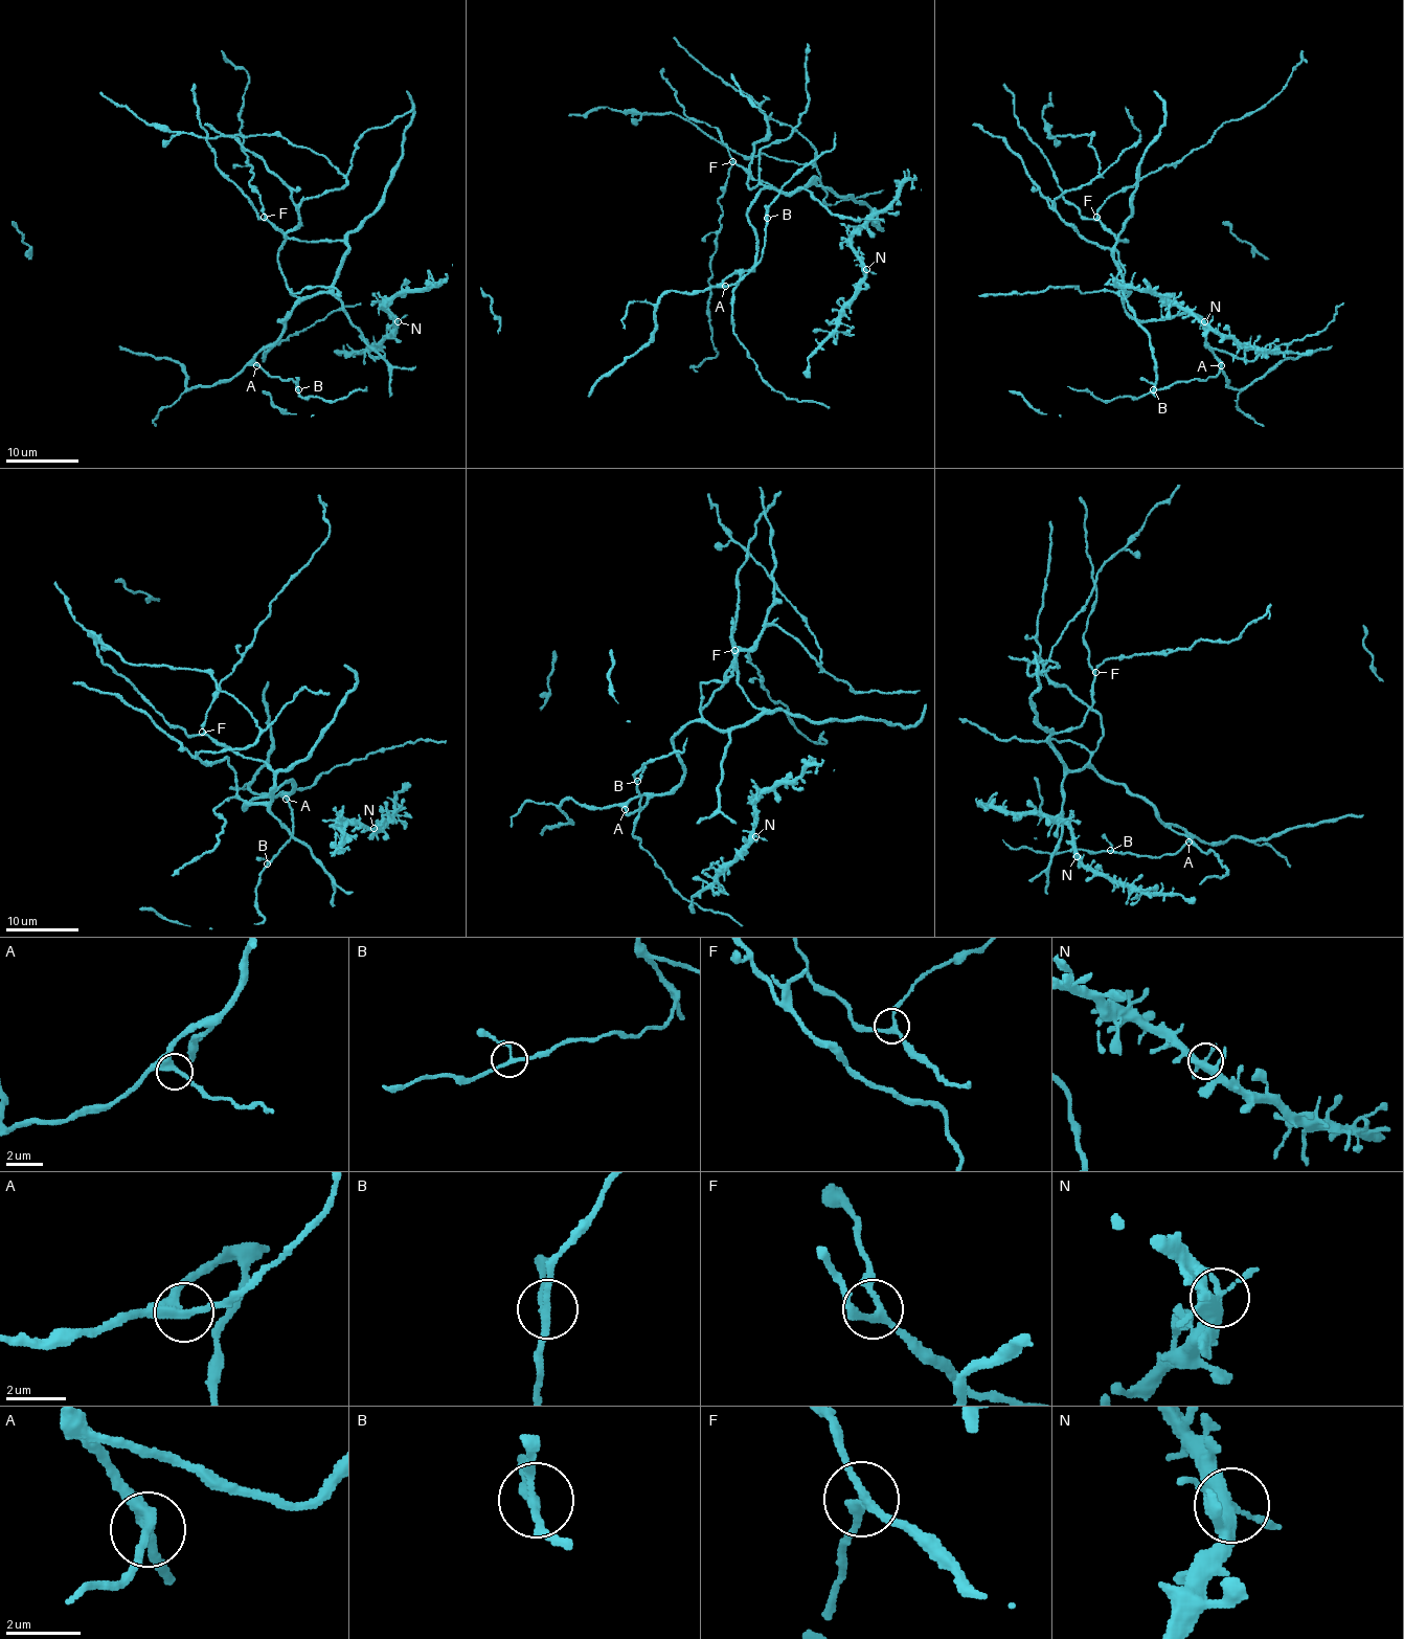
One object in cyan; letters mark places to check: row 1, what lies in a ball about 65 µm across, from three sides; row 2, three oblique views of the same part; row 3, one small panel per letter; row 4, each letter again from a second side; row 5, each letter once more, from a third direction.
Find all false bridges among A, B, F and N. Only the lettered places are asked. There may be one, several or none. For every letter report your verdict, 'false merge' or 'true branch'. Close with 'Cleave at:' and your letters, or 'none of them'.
A: true branch
B: true branch
F: true branch
N: true branch
Cleave at: none of them

